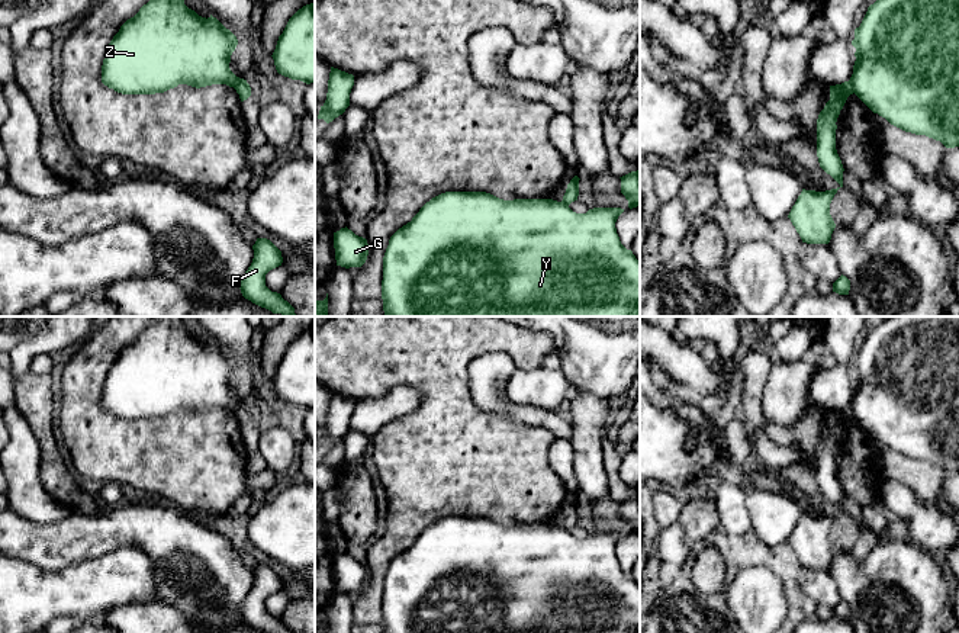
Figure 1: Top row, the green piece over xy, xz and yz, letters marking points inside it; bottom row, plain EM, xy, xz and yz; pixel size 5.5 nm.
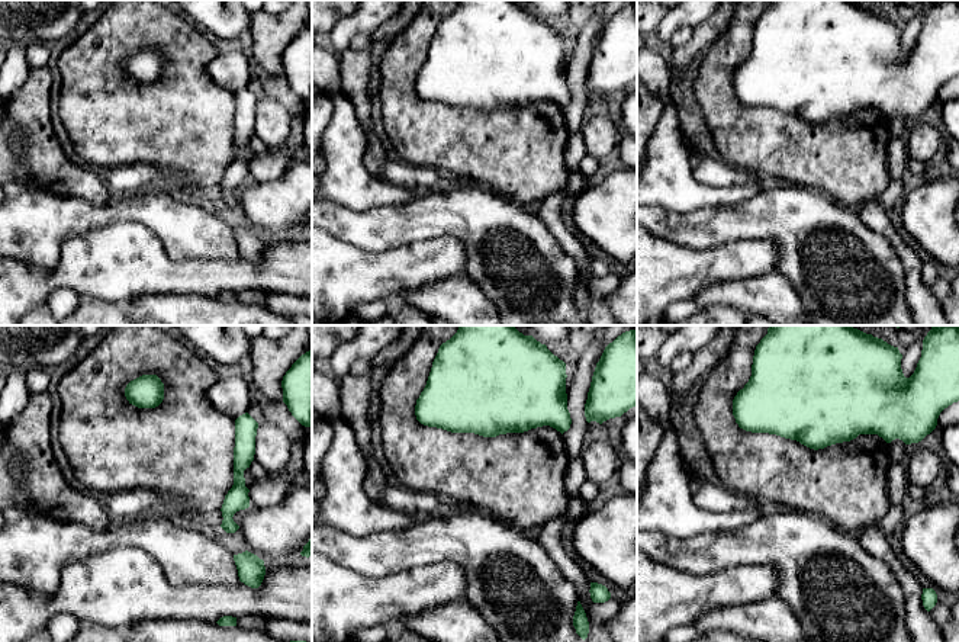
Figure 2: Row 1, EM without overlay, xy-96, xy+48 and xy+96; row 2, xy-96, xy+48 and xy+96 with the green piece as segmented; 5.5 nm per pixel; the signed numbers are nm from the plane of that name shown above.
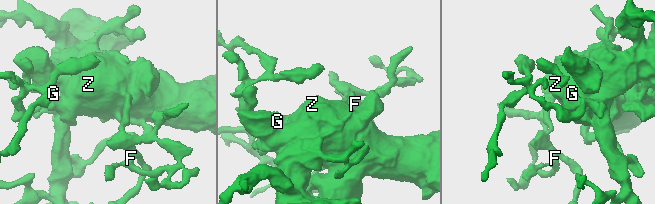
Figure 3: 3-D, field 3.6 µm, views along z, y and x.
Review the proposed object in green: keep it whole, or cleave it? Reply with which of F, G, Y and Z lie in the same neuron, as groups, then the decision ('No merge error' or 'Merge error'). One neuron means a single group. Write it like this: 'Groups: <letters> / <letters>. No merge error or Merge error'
Groups: F / G Y Z. Merge error

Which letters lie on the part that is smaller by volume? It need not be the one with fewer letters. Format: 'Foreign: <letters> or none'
Foreign: F

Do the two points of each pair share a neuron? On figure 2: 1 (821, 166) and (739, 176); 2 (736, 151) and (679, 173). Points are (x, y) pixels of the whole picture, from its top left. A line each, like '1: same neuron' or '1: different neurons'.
1: different neurons
2: different neurons

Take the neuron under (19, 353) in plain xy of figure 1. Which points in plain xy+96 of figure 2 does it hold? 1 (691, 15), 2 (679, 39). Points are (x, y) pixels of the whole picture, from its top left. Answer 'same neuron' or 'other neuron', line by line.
1: same neuron
2: other neuron

